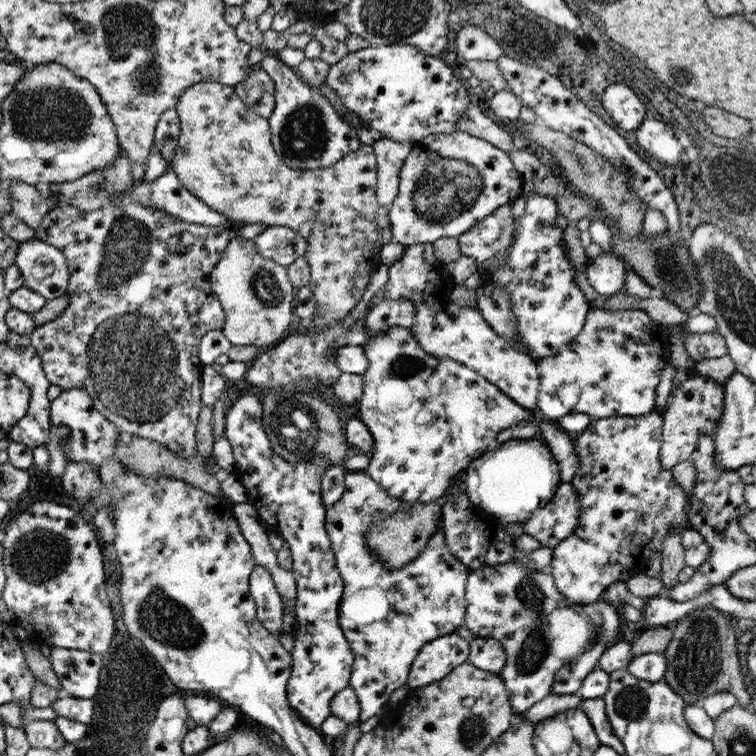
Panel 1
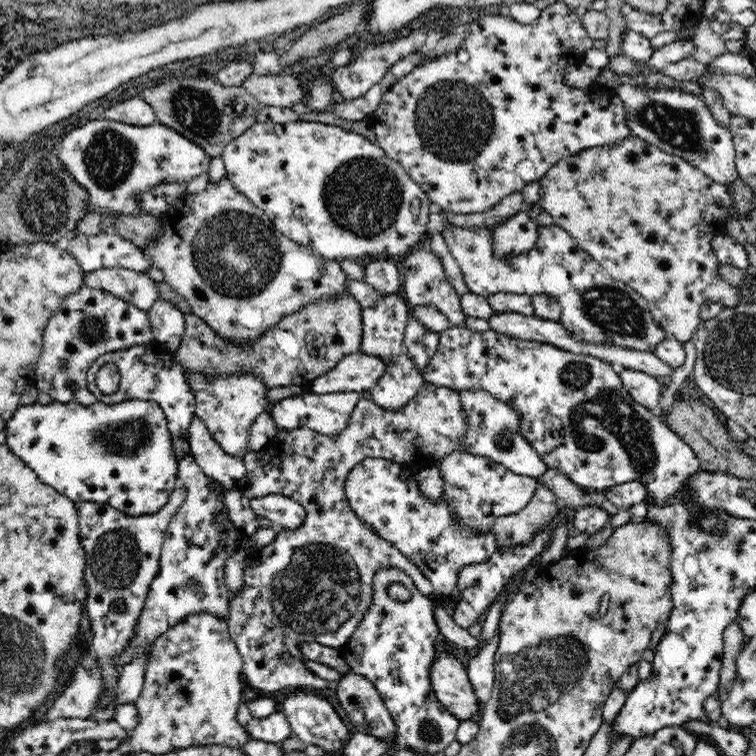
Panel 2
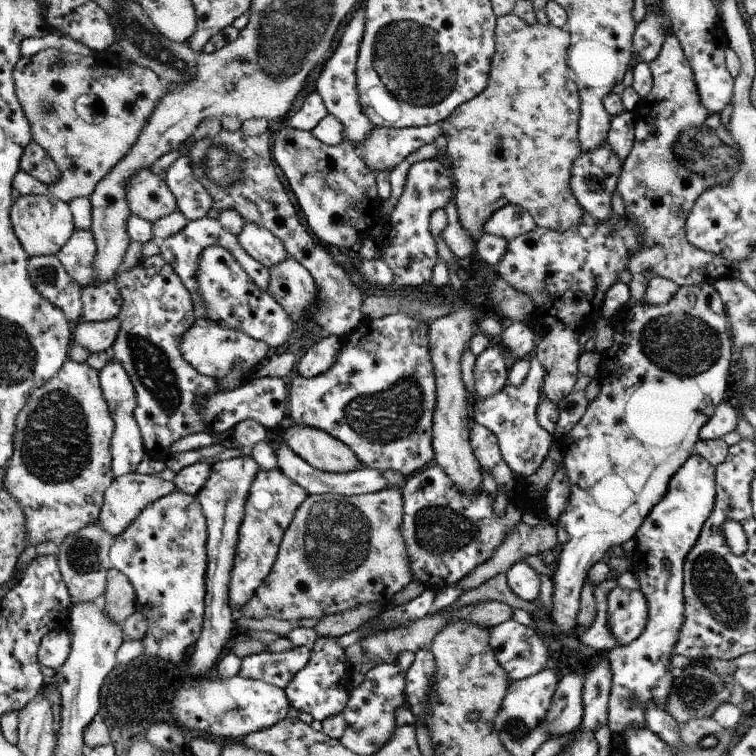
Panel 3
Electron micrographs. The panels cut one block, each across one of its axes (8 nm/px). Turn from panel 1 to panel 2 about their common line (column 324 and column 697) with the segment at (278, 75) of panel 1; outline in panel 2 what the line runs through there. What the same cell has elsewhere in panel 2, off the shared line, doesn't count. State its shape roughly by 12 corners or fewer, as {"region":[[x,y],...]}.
{"region":[[614,90],[634,138],[718,184],[740,180],[732,132],[682,90]]}

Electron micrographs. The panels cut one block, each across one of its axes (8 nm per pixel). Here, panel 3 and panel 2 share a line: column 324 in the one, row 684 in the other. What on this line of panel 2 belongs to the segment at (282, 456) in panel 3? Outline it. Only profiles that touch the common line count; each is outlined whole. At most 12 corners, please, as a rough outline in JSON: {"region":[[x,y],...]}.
{"region":[[498,630],[490,646],[466,664],[480,704],[492,698],[496,682]]}

